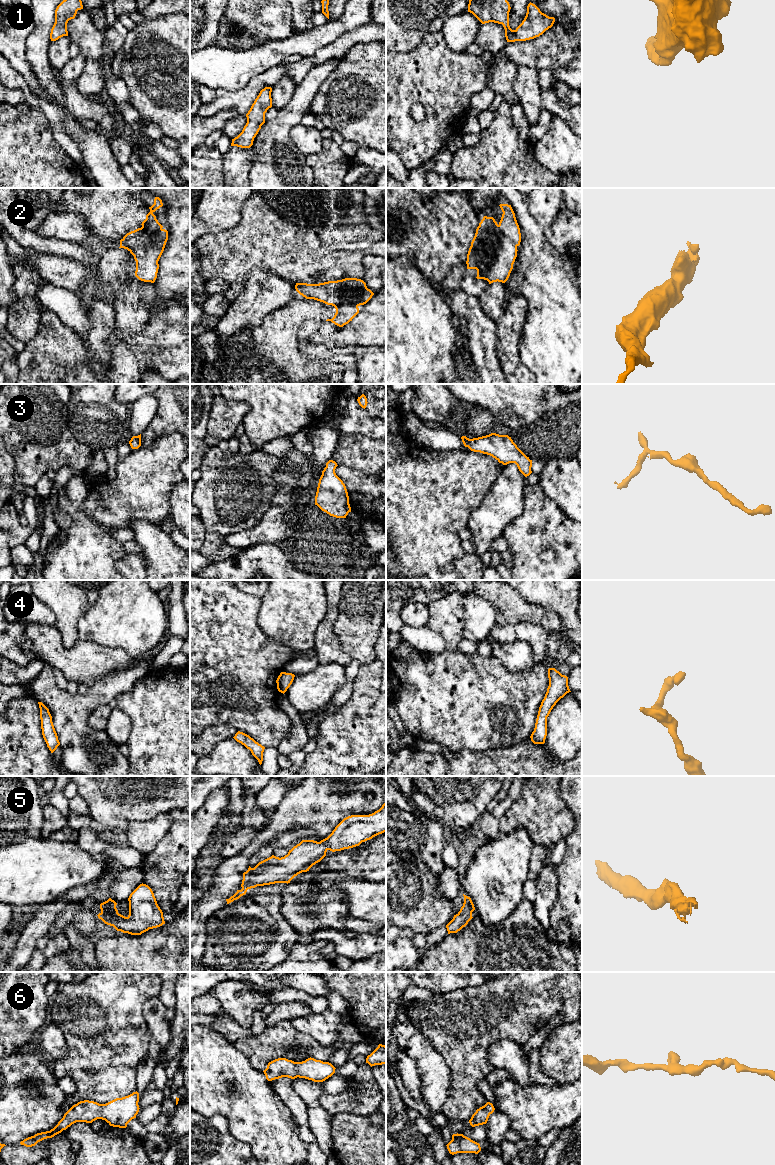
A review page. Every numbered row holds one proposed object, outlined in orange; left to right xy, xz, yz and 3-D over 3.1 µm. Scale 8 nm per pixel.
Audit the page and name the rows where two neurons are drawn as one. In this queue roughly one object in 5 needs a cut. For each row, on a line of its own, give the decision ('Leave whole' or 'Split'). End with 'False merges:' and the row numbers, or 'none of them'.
1: Leave whole
2: Leave whole
3: Leave whole
4: Leave whole
5: Leave whole
6: Leave whole
False merges: none of them

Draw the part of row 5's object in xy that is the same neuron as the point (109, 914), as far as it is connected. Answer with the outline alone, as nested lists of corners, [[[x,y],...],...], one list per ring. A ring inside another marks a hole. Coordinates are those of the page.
[[[140,884],[129,896],[129,915],[127,917],[118,913],[117,903],[109,898],[100,904],[101,912],[97,915],[105,924],[113,926],[117,931],[131,935],[141,935],[149,929],[165,924],[163,912],[157,904],[152,889],[146,884]]]

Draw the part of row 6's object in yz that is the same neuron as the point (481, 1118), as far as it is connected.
[[[487,1102],[484,1106],[476,1110],[472,1115],[469,1123],[472,1127],[486,1124],[489,1116],[494,1112],[495,1108],[492,1103]]]

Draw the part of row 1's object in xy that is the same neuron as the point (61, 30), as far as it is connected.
[[[63,0],[55,10],[55,23],[51,29],[50,39],[56,41],[68,36],[67,23],[74,19],[77,11],[83,9],[81,0]]]

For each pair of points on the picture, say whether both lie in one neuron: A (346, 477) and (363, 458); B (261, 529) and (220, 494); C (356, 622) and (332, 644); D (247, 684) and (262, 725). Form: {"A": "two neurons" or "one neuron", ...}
{"A": "two neurons", "B": "two neurons", "C": "two neurons", "D": "one neuron"}

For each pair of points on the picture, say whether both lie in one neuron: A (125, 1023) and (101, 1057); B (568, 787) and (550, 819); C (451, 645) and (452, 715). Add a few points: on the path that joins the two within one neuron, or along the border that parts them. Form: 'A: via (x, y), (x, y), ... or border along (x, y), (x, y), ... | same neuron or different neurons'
A: via (117, 1031), (111, 1037), (111, 1045), (107, 1049) | same neuron
B: border along (559, 786), (561, 797), (571, 812) | different neurons
C: via (451, 662), (449, 698) | same neuron

